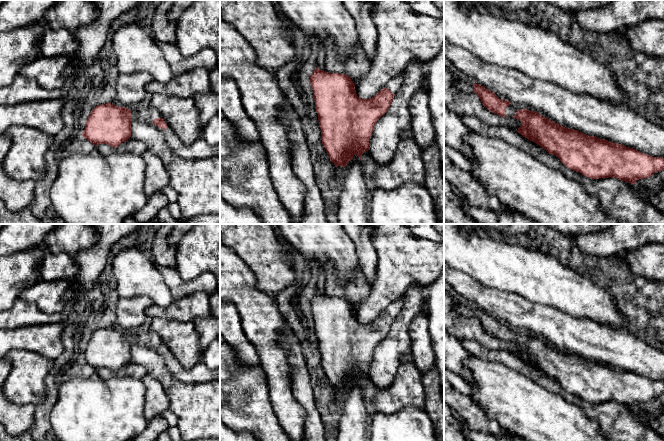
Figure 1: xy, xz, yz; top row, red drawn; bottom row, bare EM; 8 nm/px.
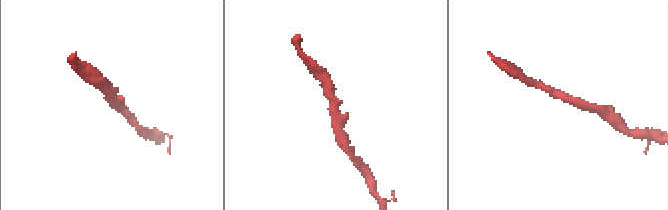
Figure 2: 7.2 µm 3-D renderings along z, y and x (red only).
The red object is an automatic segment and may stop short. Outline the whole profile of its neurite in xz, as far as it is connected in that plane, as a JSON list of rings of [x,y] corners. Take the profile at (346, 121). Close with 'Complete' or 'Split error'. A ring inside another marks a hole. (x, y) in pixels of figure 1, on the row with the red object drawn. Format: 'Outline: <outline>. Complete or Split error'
Outline: [[[315,66],[315,70],[310,76],[310,84],[313,90],[313,98],[315,100],[315,109],[318,114],[319,127],[321,129],[321,140],[329,159],[336,167],[345,167],[347,163],[357,155],[361,159],[361,155],[369,150],[369,140],[373,132],[373,128],[377,120],[383,116],[389,109],[394,95],[399,91],[403,83],[403,74],[391,79],[385,88],[381,89],[374,97],[369,99],[361,99],[357,96],[355,84],[346,74],[328,73],[320,70]]]. Split error

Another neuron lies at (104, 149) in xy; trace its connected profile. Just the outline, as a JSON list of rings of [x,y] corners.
[[[130,137],[126,142],[121,143],[116,148],[108,144],[98,144],[96,147],[98,152],[103,156],[109,156],[115,152],[122,153],[126,151],[142,155],[147,150],[147,147],[143,142],[132,137]]]

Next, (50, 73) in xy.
[[[62,55],[38,56],[23,65],[19,75],[35,80],[46,90],[62,89],[66,87],[68,79],[72,76],[69,69],[71,61],[72,57]]]

